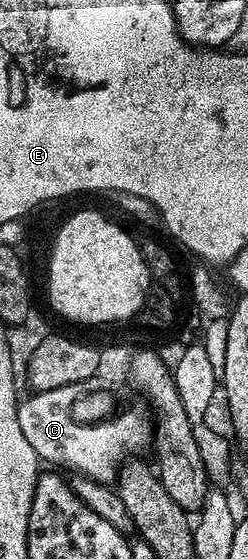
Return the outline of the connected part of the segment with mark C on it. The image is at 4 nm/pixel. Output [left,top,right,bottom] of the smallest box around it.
[17,384,154,485]

